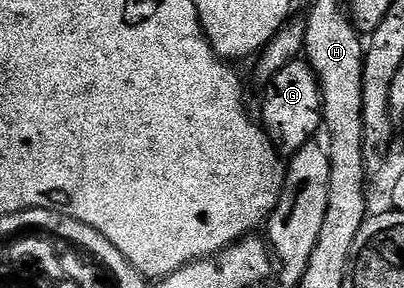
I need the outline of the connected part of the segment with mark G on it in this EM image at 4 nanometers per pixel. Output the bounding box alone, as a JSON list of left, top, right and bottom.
[259,59,323,155]

